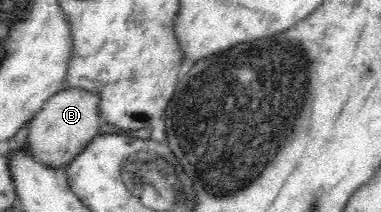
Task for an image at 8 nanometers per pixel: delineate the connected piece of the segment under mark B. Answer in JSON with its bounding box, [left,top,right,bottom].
[27,85,102,168]

